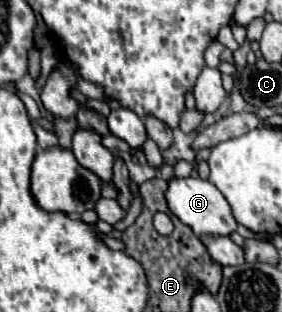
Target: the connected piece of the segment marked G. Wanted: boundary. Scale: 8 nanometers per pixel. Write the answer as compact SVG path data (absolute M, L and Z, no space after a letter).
M171 176L169 182L167 182L165 200L167 200L169 210L181 222L191 226L197 236L205 236L205 234L213 234L213 236L225 234L225 236L229 236L237 228L237 222L233 218L233 212L229 210L229 204L225 202L225 196L211 182L207 182L199 176L187 176L187 178Z

